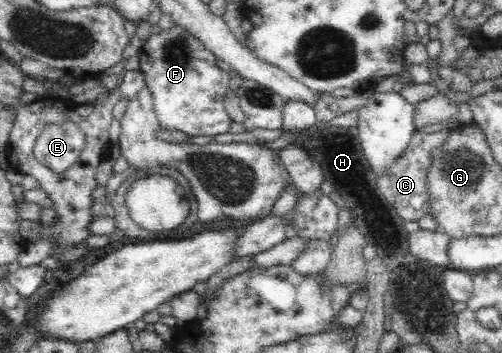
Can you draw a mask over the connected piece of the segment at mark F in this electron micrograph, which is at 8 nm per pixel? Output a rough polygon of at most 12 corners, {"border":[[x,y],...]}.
{"border":[[176,22],[137,57],[162,129],[228,131],[230,71]]}

